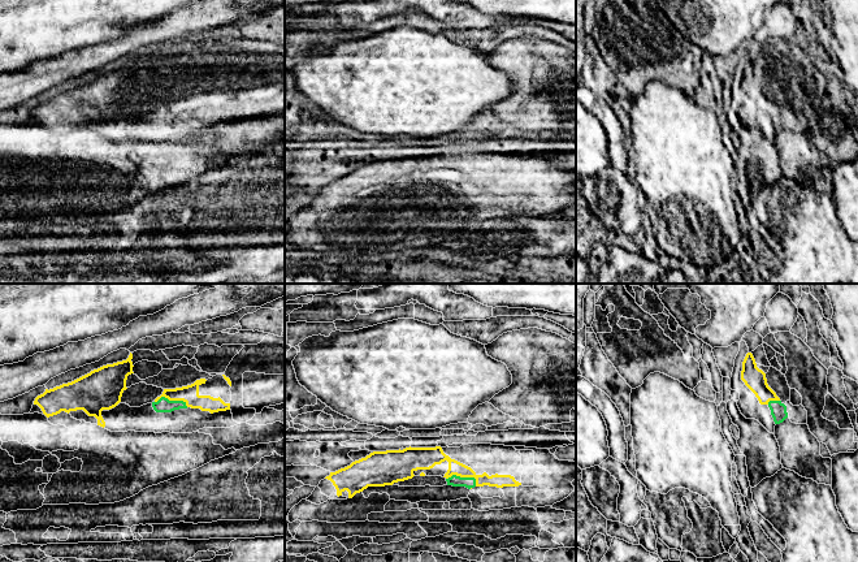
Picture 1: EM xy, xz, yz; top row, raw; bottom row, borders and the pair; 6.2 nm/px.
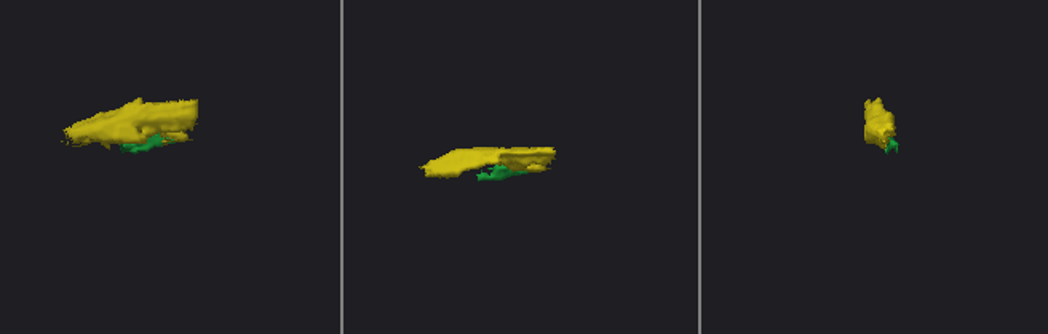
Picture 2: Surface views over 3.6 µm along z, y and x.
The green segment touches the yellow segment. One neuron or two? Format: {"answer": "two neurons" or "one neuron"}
{"answer": "one neuron"}

